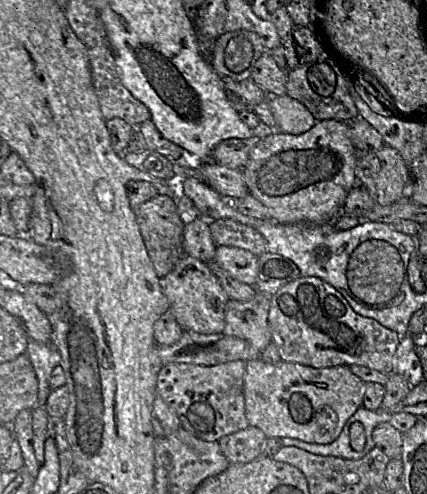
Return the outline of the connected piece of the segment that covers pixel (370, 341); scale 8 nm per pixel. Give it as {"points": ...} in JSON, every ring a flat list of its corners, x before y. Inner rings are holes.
{"points":[[299,276,271,295,268,324,271,342,276,345,282,361,314,368,360,365,387,375,394,373,395,353,401,337,378,321,357,314,339,291,318,277]]}

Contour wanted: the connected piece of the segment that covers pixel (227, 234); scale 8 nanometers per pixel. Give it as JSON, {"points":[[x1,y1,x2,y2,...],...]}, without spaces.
{"points":[[218,219,209,222,209,229,216,246,242,248,257,257,267,252,266,240,251,226,232,219]]}

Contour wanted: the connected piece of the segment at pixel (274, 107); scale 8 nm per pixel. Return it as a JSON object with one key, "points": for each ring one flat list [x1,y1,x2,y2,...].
{"points":[[286,94,268,97,268,104,276,130,282,133,299,135,310,130,317,122,302,103]]}

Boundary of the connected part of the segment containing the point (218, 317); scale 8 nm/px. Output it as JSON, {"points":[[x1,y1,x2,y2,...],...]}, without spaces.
{"points":[[184,255,167,275,159,278,159,285,169,301,171,313,184,331,202,334,223,332,229,297,207,263]]}

